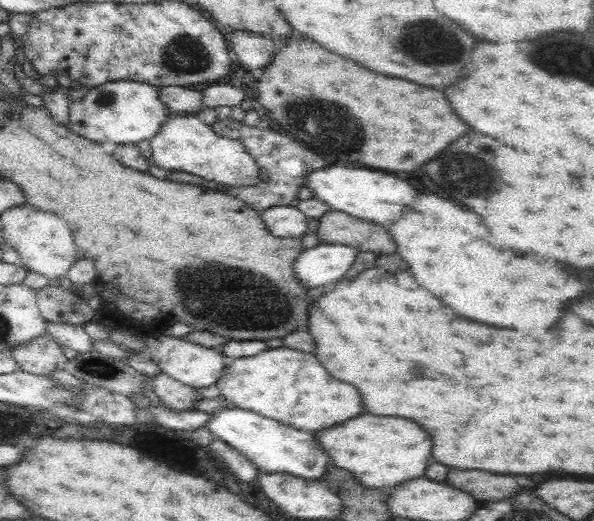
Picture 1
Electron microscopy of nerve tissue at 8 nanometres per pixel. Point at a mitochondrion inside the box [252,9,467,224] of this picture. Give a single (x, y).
(336, 130)

